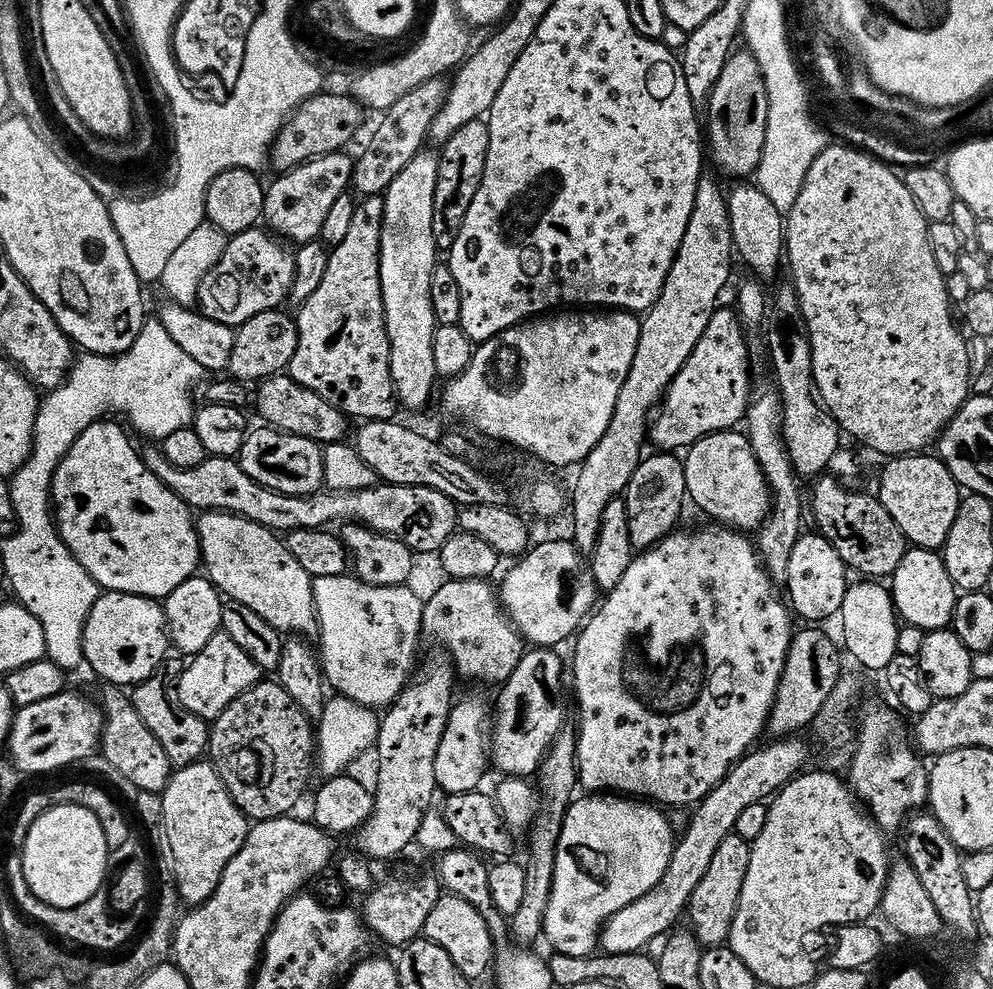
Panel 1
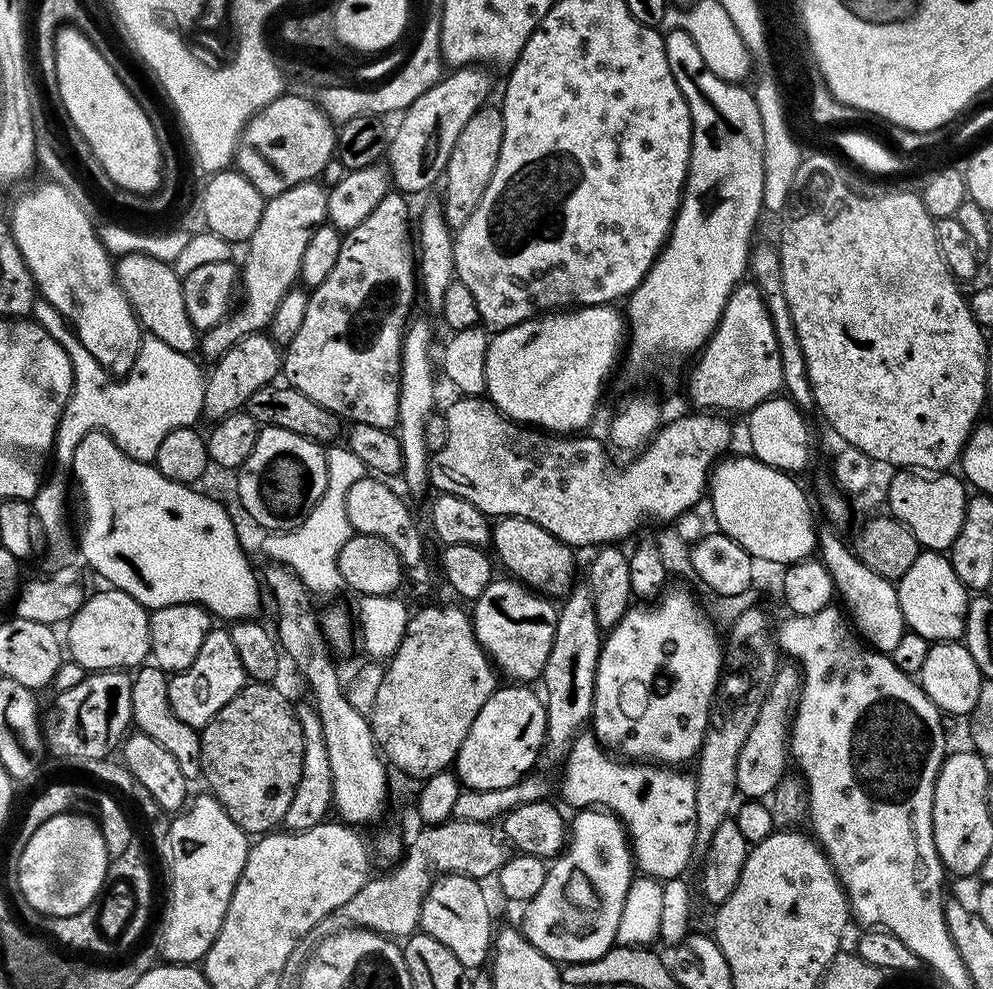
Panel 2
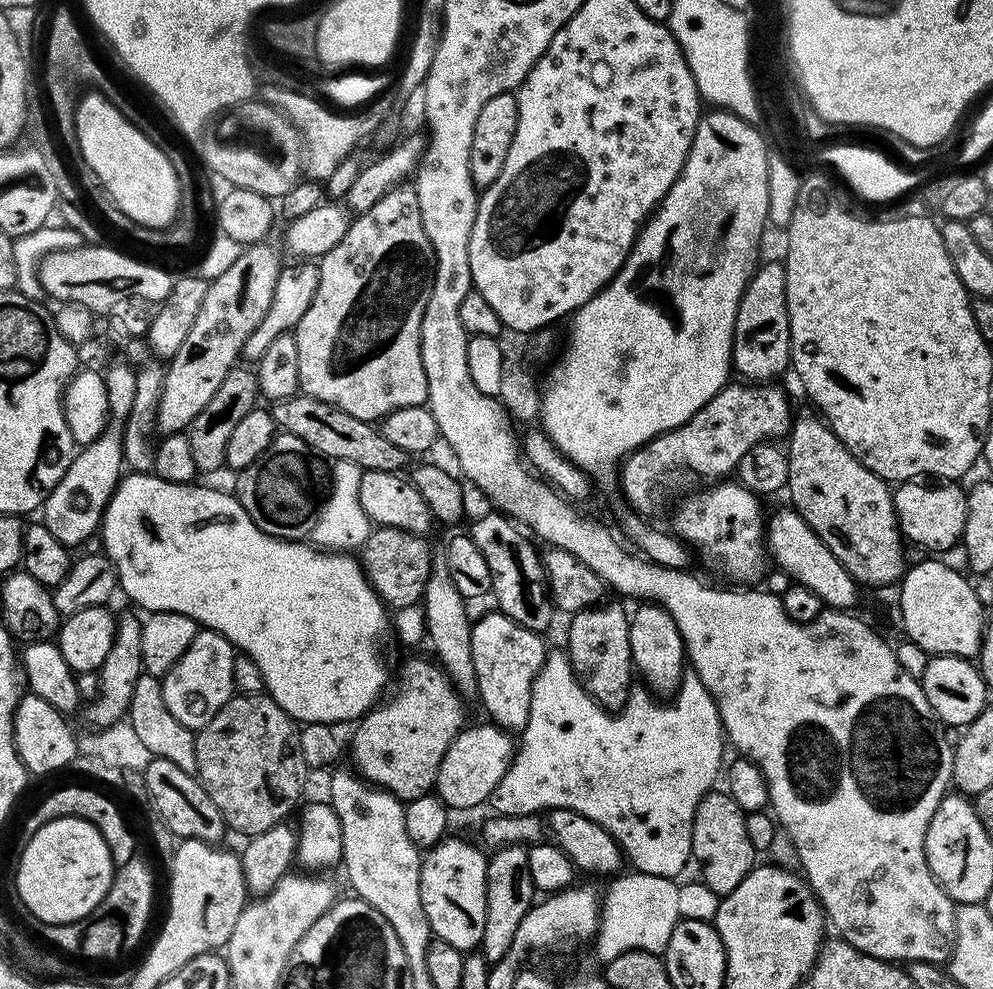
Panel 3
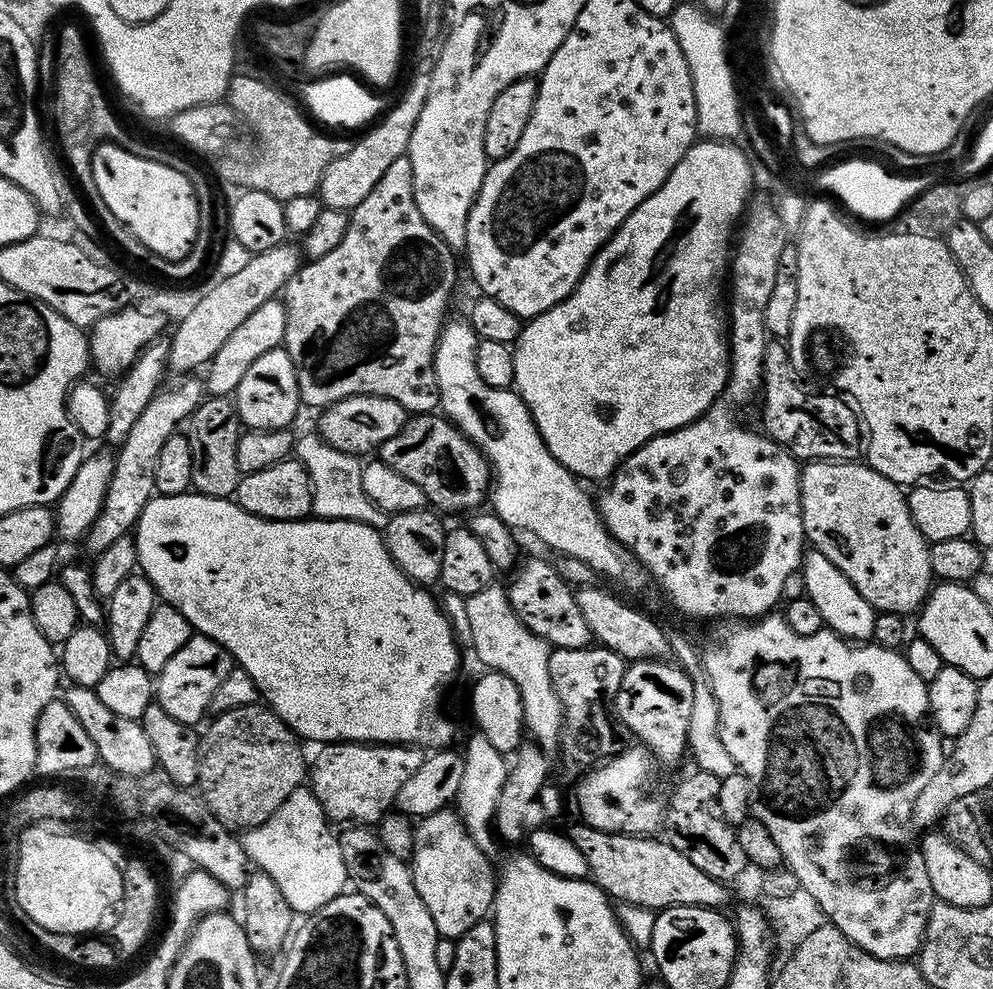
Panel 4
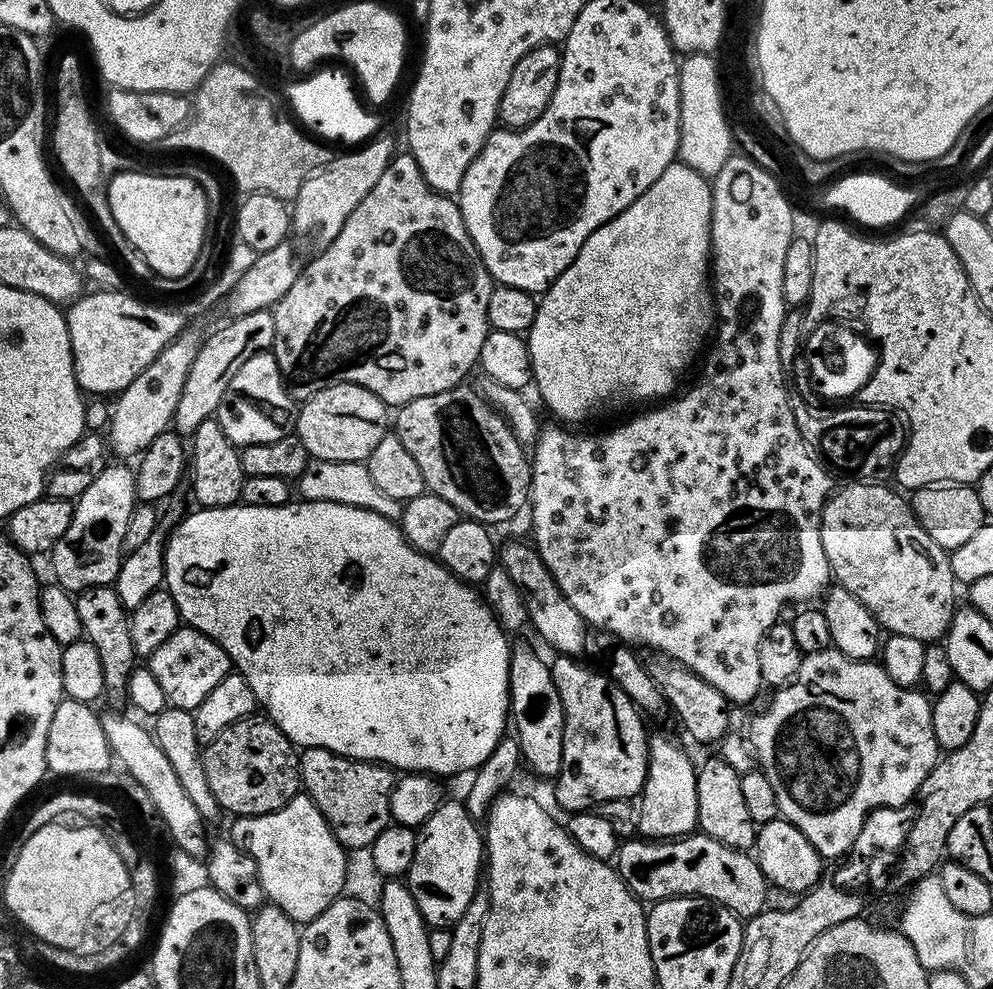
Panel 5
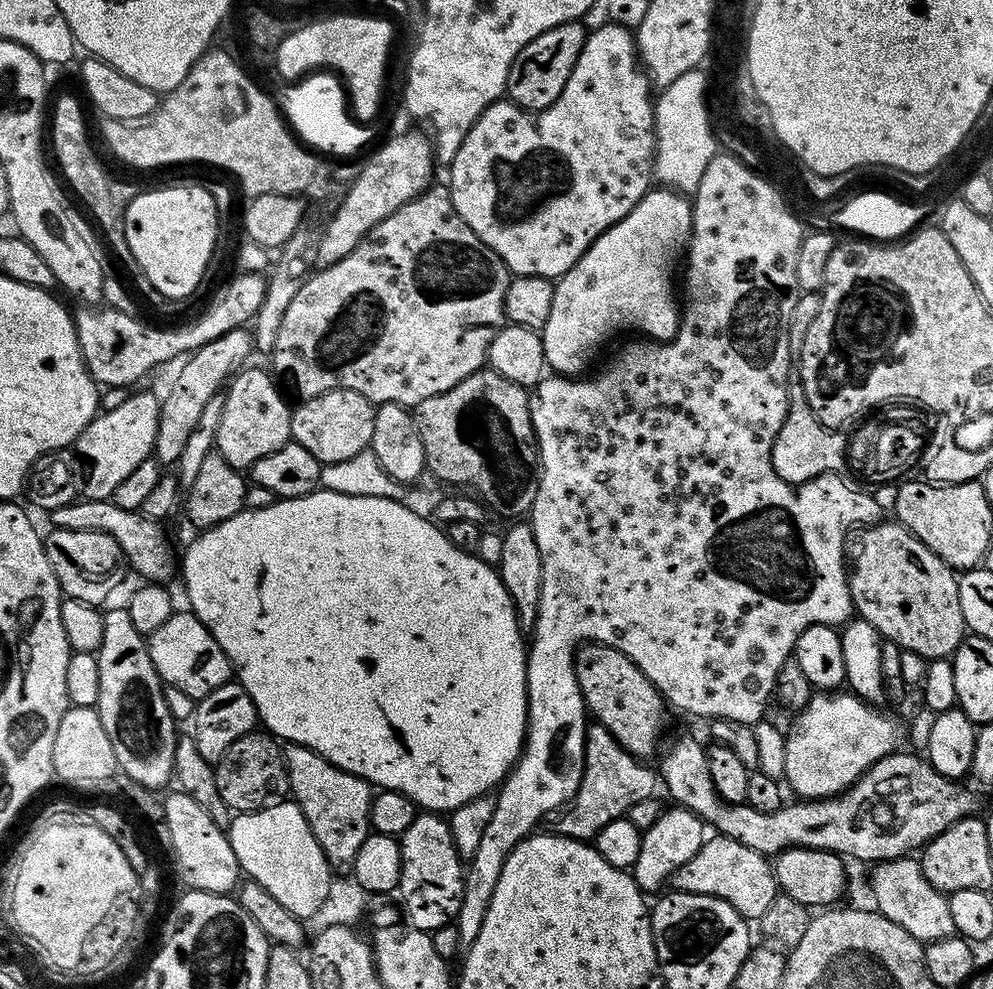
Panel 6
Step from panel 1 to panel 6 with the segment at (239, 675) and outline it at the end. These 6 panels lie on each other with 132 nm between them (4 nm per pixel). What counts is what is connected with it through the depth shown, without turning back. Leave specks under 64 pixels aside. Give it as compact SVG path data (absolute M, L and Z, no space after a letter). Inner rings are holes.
M191 610L173 611L170 618L166 618L163 626L158 626L154 634L146 639L150 650L150 662L154 662L154 670L158 670L161 680L170 688L182 690L182 694L190 694L194 701L206 698L210 690L218 690L218 686L229 683L233 679L232 663L226 658L222 646L202 626L202 622Z

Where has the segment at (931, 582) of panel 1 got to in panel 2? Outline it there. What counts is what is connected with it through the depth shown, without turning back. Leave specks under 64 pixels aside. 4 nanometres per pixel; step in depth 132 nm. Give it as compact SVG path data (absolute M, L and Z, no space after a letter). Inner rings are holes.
M921 551L917 561L896 584L896 593L907 631L922 634L922 638L930 642L956 642L963 637L970 592L958 574L954 574L954 566L947 555Z

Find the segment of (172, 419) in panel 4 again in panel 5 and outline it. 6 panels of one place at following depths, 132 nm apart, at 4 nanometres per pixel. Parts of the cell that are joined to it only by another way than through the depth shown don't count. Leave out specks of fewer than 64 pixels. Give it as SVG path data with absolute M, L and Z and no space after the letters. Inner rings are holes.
M114 462L109 463L106 468L102 470L94 482L91 483L90 488L86 490L79 499L75 501L74 507L72 509L72 521L70 526L66 526L66 534L62 534L62 538L58 538L58 542L52 548L50 553L50 559L52 559L52 572L54 575L55 583L59 584L60 587L71 592L73 594L79 594L86 591L88 588L107 588L109 586L115 585L116 576L119 574L120 564L123 563L124 557L126 555L126 545L124 539L126 538L127 527L130 525L131 514L137 508L138 501L136 499L136 474L131 467L127 468L127 463L116 462L120 464L114 464Z

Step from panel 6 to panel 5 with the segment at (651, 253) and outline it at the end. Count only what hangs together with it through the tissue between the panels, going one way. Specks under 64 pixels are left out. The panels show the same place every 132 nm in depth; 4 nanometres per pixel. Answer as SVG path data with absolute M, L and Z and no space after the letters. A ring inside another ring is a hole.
M673 162L662 170L658 182L646 190L638 199L626 206L622 214L618 214L610 222L598 226L590 238L578 250L578 258L562 270L562 274L552 282L549 288L539 297L534 322L528 327L526 343L530 362L532 363L532 378L534 388L540 391L544 404L553 412L557 421L568 426L580 426L583 420L591 418L595 412L603 408L624 408L627 404L644 406L649 402L660 402L671 397L677 391L676 383L684 376L684 371L692 364L696 355L701 355L706 341L713 335L716 309L714 307L714 293L710 287L710 257L712 254L712 186L702 174L698 174L690 166Z

